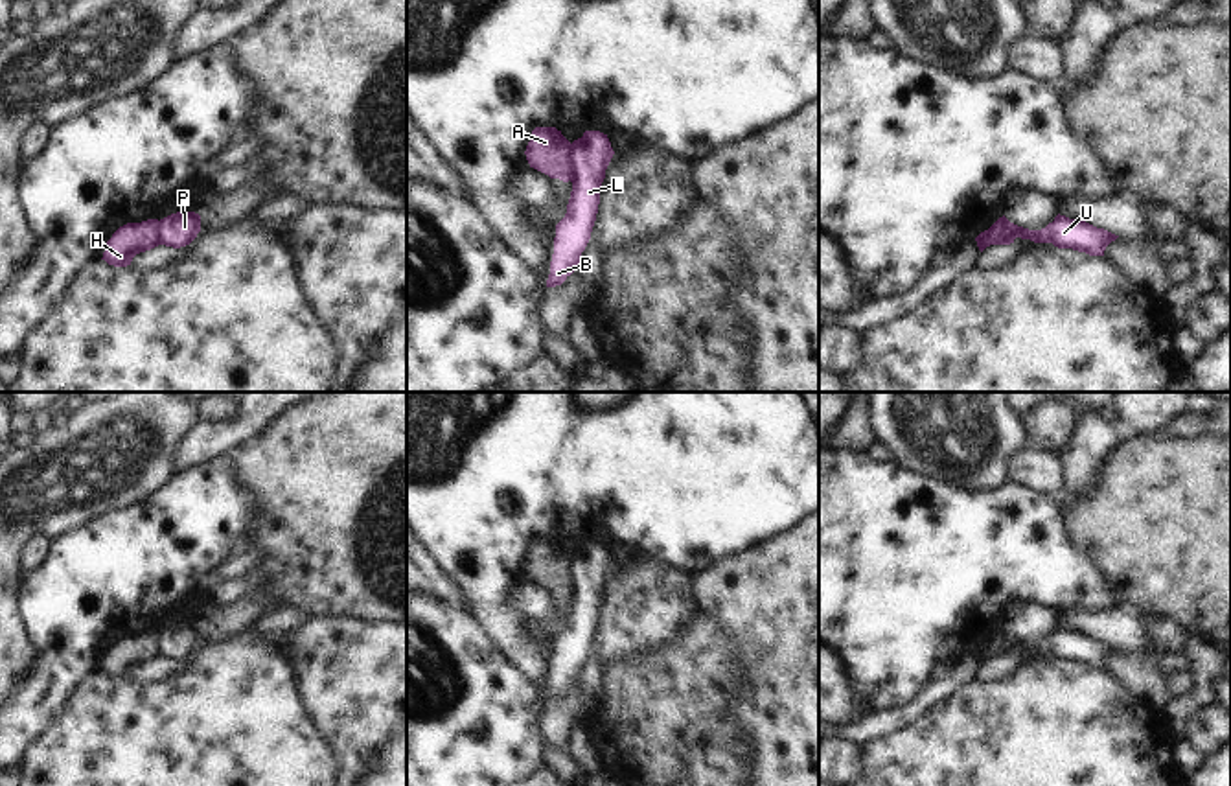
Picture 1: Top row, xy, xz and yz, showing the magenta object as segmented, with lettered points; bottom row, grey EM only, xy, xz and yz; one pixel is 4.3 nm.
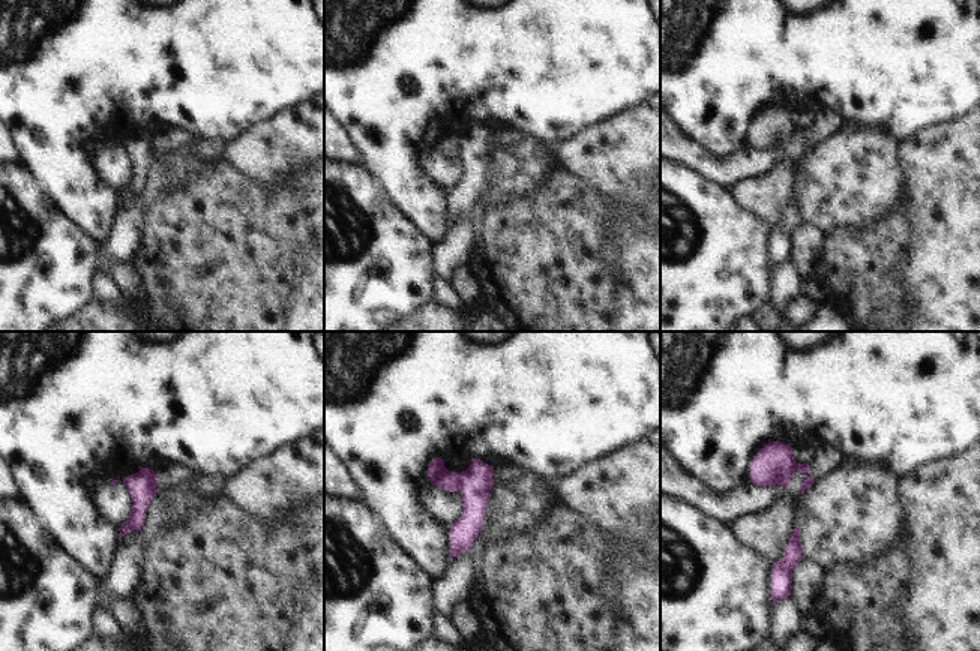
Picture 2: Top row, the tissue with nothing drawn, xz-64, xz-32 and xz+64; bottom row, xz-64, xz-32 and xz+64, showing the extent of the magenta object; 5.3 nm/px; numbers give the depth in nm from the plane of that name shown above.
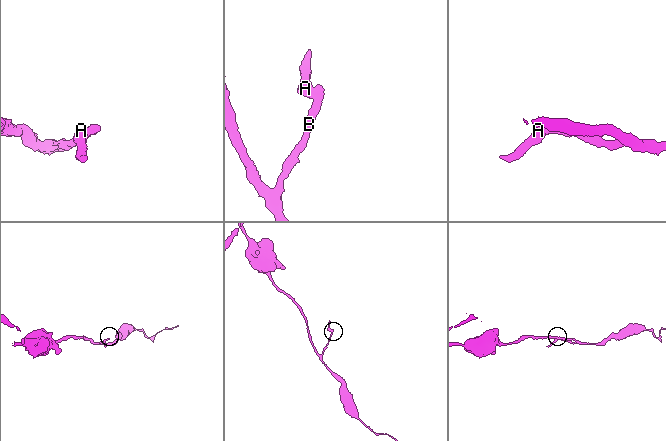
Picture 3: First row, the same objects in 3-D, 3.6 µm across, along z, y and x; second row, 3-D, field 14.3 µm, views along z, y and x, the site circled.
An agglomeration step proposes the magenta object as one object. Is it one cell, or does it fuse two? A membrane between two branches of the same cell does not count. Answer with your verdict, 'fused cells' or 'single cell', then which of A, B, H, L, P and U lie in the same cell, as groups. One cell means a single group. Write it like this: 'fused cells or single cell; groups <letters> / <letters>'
fused cells; groups A H / B L P U

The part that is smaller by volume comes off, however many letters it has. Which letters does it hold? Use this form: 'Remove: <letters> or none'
Remove: A, H.

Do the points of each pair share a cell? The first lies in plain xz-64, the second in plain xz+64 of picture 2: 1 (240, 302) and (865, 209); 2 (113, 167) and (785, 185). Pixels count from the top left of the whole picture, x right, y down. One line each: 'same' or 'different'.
1: different
2: different

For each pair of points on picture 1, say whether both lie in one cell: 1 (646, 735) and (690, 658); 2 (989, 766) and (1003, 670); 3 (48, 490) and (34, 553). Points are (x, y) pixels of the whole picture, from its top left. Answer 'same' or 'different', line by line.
1: same
2: different
3: different

